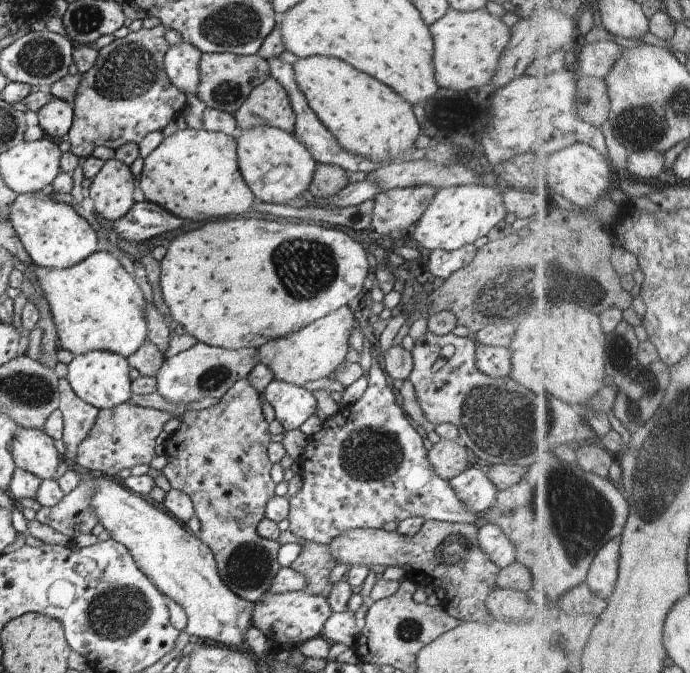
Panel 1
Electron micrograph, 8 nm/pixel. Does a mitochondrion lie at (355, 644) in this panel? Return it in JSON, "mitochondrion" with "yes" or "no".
{"mitochondrion":"no"}

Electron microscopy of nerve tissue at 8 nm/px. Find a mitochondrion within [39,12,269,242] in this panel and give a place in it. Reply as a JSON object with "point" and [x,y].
{"point":[130,70]}

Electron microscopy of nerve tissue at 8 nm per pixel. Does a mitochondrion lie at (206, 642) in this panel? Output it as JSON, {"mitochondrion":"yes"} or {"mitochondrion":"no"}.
{"mitochondrion":"no"}

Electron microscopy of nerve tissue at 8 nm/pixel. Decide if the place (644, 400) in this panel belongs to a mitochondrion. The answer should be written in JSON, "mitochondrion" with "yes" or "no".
{"mitochondrion":"yes"}

